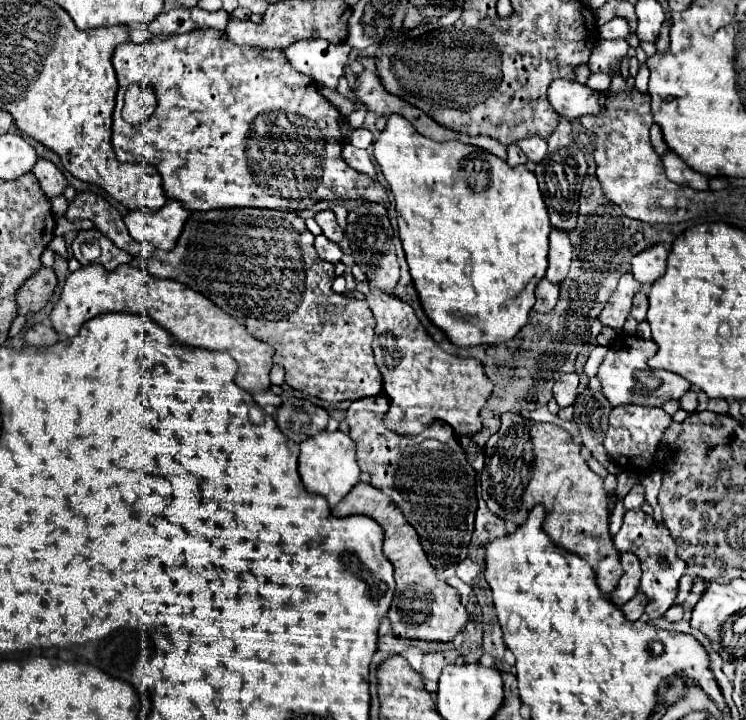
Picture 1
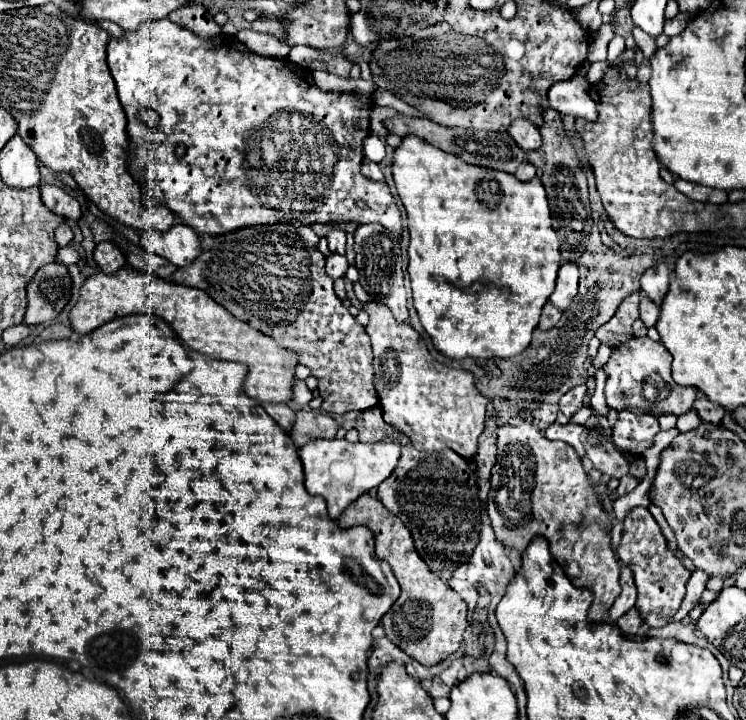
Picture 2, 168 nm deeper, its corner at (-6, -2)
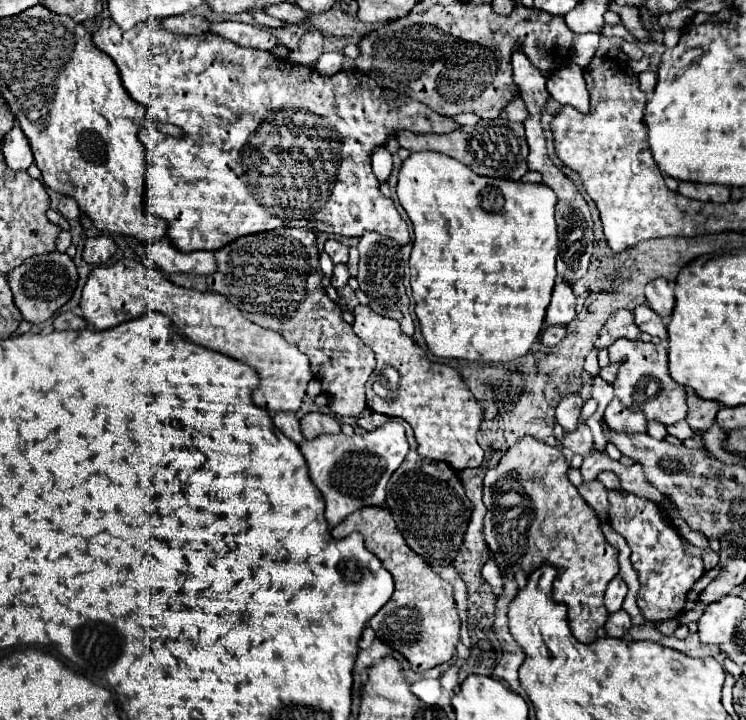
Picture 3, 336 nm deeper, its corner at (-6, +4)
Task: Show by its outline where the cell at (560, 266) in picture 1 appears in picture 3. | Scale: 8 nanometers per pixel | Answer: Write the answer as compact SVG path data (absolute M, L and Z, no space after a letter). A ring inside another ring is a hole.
M560 281L554 287L552 301L546 311L546 325L568 325L574 319L574 307L576 307L576 295L572 291L572 285L568 281Z

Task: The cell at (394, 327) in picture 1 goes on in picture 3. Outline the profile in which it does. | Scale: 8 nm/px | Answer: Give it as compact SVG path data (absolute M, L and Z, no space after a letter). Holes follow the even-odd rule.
M358 305L354 315L354 333L376 353L376 369L366 383L368 407L408 421L422 457L446 461L456 471L482 465L484 451L476 441L476 433L484 417L484 407L474 399L460 373L448 365L430 361L420 345L400 331L394 319L374 313L368 305Z

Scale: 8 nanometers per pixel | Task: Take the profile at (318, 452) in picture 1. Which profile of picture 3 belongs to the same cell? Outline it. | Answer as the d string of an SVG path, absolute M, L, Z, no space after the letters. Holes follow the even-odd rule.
M386 423L374 431L368 431L366 437L362 435L318 435L312 441L304 441L300 445L300 451L308 463L310 469L310 479L312 483L320 489L320 493L324 495L326 501L326 521L330 527L336 527L336 523L340 523L346 515L354 513L360 507L366 505L382 505L384 497L386 497L386 483L390 479L390 475L400 467L400 463L404 461L404 457L408 455L408 439L404 433L404 427L400 423Z

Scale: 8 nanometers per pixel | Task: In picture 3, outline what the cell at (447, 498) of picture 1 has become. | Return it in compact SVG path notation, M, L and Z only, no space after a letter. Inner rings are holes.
M372 411L358 417L358 425L364 427L366 431L372 431L393 420L403 424L410 443L410 451L402 465L398 467L398 471L394 471L394 475L390 477L390 487L386 487L386 507L392 513L410 549L416 551L422 559L426 559L426 563L438 573L442 567L454 563L454 557L458 555L458 549L470 523L472 503L464 493L464 485L458 481L460 479L458 471L454 471L448 463L422 459L422 455L418 455L416 451L418 443L414 439L413 429L406 421Z

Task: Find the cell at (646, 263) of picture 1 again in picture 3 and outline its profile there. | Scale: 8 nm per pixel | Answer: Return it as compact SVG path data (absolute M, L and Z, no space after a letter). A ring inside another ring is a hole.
M656 279L656 283L646 285L646 303L660 315L670 317L674 309L674 291L672 283L666 279Z

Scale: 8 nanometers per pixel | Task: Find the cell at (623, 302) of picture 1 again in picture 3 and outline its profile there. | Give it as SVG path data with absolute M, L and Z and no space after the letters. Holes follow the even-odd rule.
M616 311L602 327L600 331L600 337L596 339L596 347L602 349L602 347L608 347L610 343L614 343L616 339L620 337L626 337L626 339L638 339L640 337L640 329L636 327L634 323L634 315L632 311Z

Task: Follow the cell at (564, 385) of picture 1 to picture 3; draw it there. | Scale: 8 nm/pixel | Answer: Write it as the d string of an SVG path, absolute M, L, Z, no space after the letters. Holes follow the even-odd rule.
M578 393L566 395L558 407L556 407L556 421L564 427L564 431L574 431L578 421L580 421L580 411L582 411L582 397Z

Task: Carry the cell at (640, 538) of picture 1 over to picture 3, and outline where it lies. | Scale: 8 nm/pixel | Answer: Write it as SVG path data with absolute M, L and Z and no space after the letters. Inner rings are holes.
M610 491L608 499L610 499L610 523L626 539L632 551L630 561L640 581L638 607L644 619L652 623L674 619L676 615L682 613L686 595L692 589L692 585L704 575L702 559L690 557L684 553L678 533L664 519L656 503L632 493L620 493L620 491Z

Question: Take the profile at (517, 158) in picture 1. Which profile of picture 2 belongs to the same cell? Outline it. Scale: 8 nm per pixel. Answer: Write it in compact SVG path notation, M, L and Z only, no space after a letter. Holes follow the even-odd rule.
M524 161L522 167L518 167L518 171L514 173L518 181L532 181L532 179L540 179L542 177L542 171L536 169L534 165L530 165L528 161Z

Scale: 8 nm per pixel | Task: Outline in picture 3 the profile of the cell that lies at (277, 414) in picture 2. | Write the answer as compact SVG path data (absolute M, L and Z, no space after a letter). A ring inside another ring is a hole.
M278 411L278 413L274 413L272 421L274 421L274 425L276 425L286 437L290 437L296 445L300 445L300 443L304 441L304 437L302 437L302 433L300 433L300 423L298 423L296 413L292 413L292 411Z

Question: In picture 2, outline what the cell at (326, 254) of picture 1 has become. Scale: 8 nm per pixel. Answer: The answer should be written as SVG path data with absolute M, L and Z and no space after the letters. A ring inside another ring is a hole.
M332 253L328 259L326 259L326 273L332 277L332 279L340 279L346 275L346 269L348 269L348 261L346 257L338 255L338 253Z

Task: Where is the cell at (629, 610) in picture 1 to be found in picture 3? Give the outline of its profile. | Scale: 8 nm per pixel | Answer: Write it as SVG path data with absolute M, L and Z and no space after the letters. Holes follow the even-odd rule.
M622 609L618 613L612 613L604 627L606 627L606 633L610 637L626 637L630 627L632 627L632 617Z

